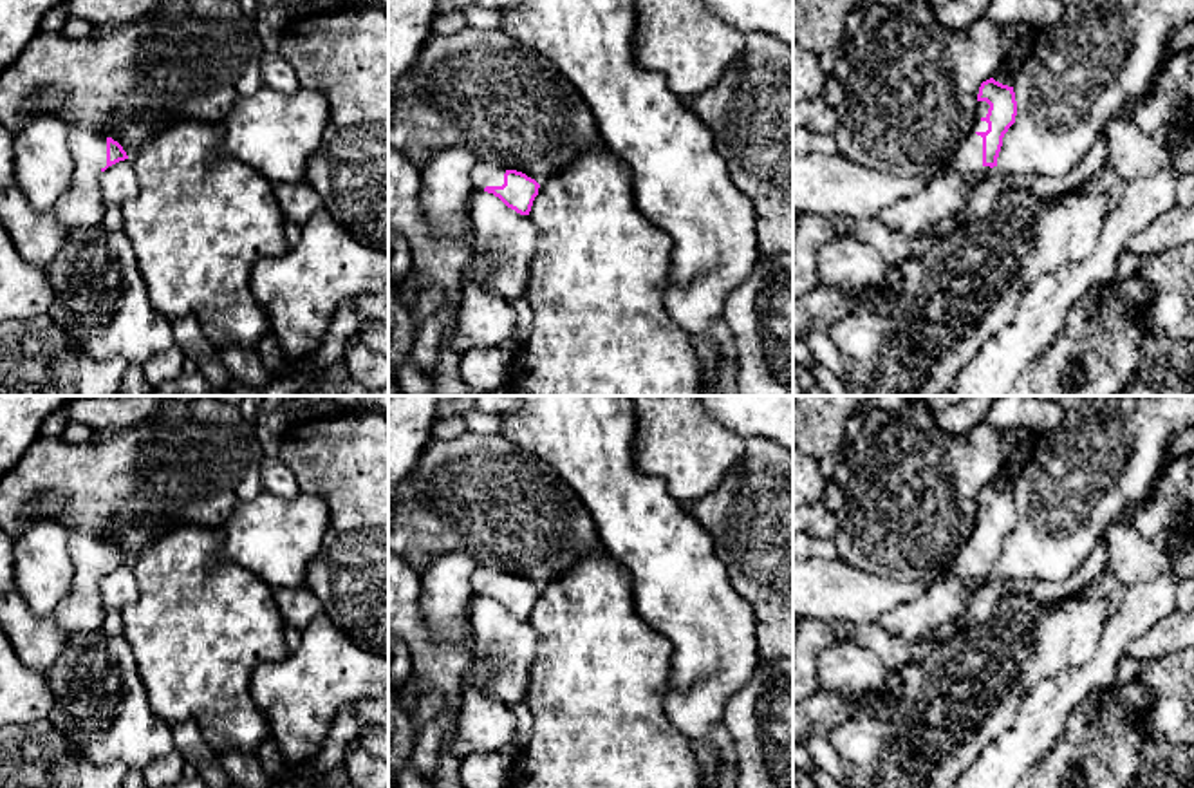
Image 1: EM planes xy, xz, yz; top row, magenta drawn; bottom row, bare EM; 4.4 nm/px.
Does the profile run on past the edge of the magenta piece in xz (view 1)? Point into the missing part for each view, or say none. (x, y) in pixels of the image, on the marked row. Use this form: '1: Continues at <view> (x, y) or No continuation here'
1: Continues at xz (483, 174)

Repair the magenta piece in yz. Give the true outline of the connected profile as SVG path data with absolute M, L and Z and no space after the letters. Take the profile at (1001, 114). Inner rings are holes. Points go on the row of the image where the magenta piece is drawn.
M993 78L983 81L977 94L977 119L952 161L959 174L977 177L977 183L965 190L966 204L957 213L961 230L986 217L1001 197L1006 174L992 170L997 166L1003 137L1015 123L1015 116L1013 87Z

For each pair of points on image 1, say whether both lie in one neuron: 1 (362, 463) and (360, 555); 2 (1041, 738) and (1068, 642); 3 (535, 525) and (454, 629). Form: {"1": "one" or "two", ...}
{"1": "one", "2": "two", "3": "two"}

